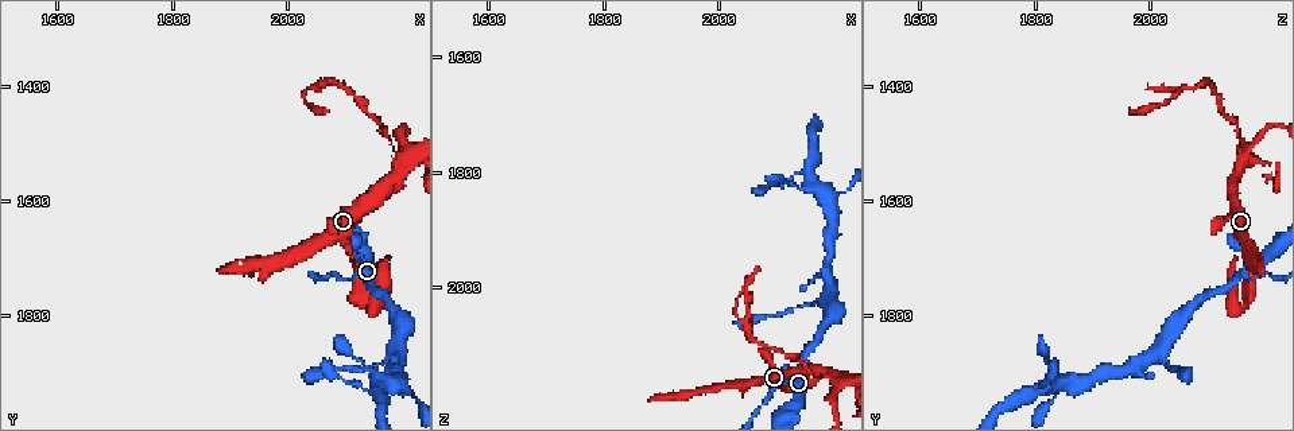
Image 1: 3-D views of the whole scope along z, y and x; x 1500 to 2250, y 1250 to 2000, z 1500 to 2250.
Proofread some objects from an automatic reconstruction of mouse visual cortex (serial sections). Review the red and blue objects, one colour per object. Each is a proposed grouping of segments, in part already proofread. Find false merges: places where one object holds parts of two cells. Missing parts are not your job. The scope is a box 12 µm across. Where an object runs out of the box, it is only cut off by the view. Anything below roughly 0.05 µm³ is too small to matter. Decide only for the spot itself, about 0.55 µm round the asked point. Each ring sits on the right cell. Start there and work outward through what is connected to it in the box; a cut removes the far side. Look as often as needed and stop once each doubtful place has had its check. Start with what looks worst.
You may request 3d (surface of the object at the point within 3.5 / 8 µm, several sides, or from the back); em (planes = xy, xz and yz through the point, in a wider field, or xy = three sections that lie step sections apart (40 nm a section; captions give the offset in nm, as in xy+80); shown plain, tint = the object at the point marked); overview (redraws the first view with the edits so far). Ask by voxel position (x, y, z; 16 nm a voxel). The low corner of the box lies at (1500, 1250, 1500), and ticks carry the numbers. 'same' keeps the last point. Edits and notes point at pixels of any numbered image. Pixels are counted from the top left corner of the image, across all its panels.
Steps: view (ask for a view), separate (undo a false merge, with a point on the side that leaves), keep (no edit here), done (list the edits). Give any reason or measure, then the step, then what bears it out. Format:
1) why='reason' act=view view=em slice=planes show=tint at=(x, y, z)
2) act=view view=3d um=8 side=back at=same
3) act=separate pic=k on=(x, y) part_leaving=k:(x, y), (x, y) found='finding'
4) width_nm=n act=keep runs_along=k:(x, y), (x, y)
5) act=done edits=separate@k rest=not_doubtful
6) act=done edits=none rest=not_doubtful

why='small branch off a trunk' act=view view=3d um=3.5 at=(2200, 1535, 2155)

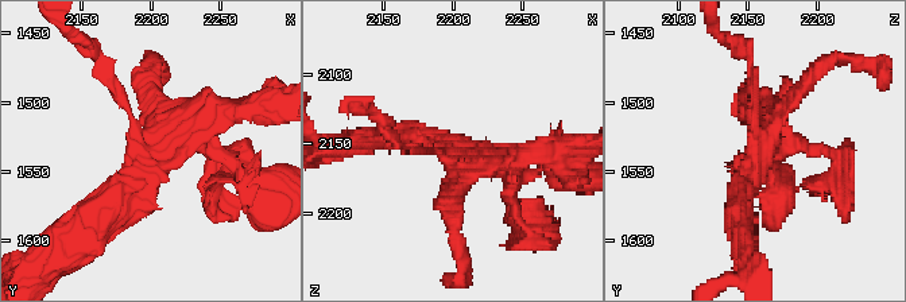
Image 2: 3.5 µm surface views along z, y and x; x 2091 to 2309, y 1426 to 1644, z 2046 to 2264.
act=keep found='all the same cell'

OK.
why='abrupt turn' act=view view=3d um=3.5 at=(2145, 1780, 2165)

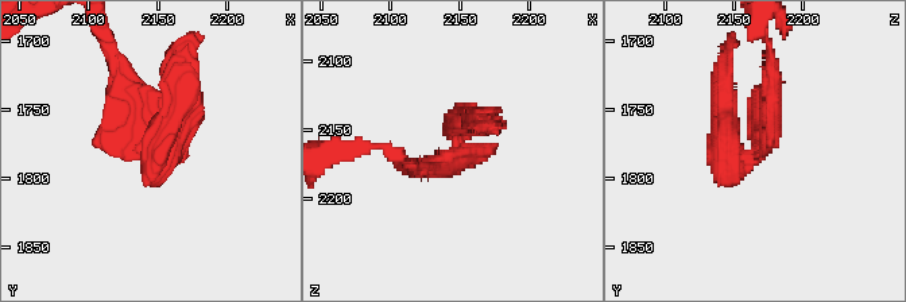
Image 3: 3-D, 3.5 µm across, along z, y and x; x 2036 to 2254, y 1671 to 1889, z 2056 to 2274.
arm_widths_nm=300,300 act=view view=em slice=xy step=1 show=tint at=(2150, 1782, 2166)

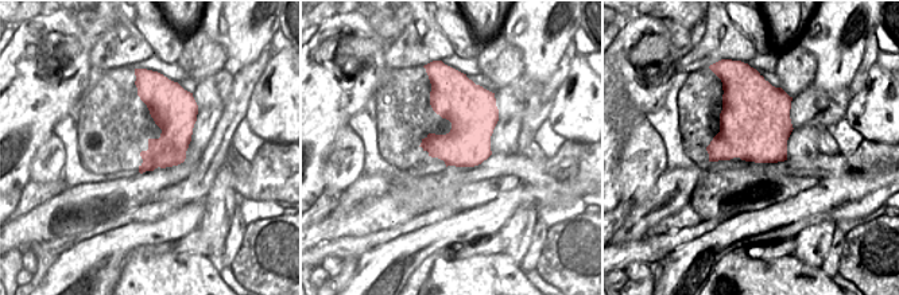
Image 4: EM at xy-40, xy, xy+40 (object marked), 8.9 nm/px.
width_nm=400 act=keep runs_along=3:(421, 166), (459, 162), (463, 122), (484, 117) found='all the same cell'

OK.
why='small branch off a trunk' act=view view=3d um=3.5 at=(2170, 1920, 1830)

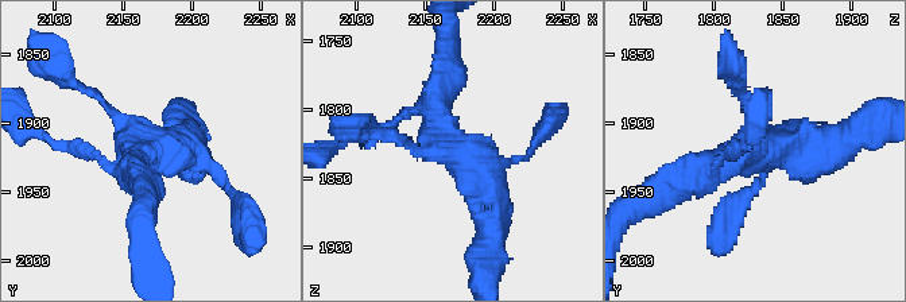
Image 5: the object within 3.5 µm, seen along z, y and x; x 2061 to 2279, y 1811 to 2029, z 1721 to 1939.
act=view view=em slice=xy step=3 show=tint at=(2168, 1922, 1826)

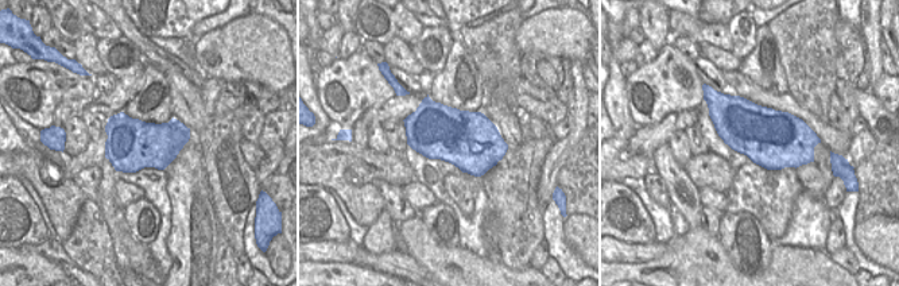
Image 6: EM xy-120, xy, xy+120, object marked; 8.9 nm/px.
width_nm=500 act=keep runs_along=5:(491, 221), (483, 173), (437, 124), (449, 76) found='one cell here'

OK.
act=done edits=none rest=not_doubtful

